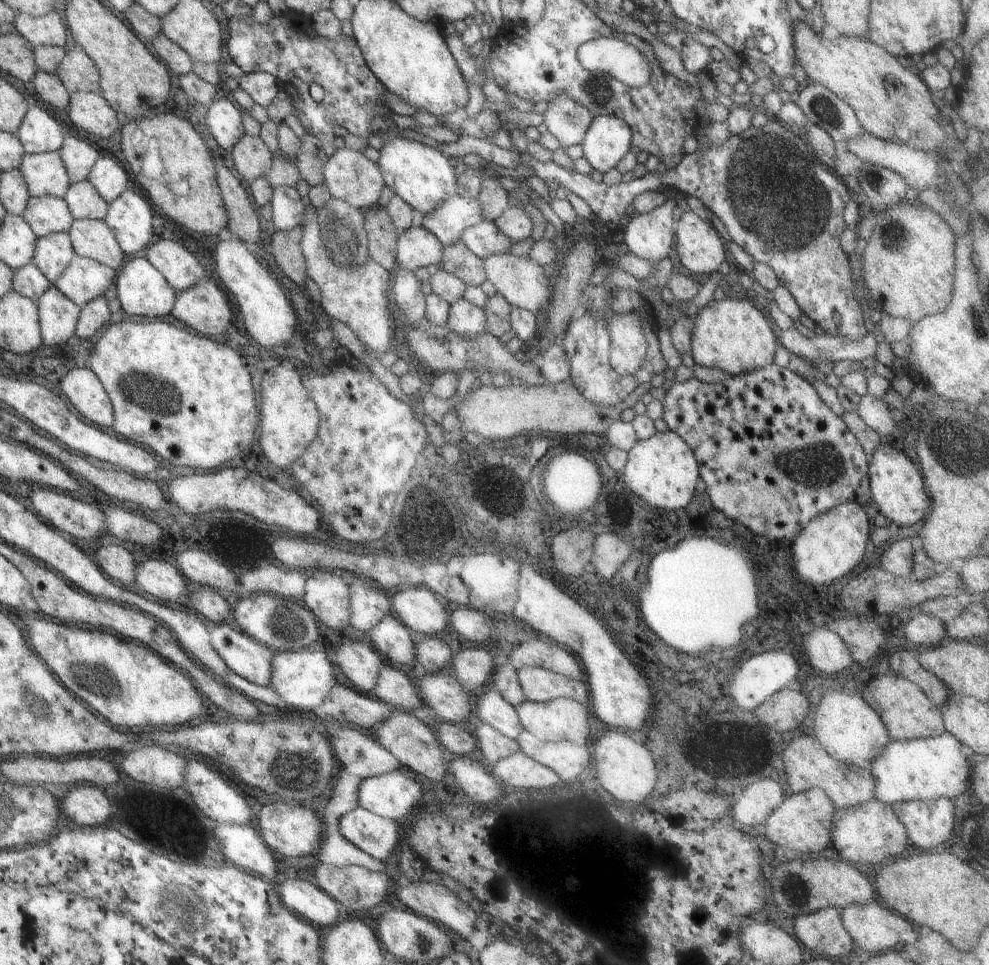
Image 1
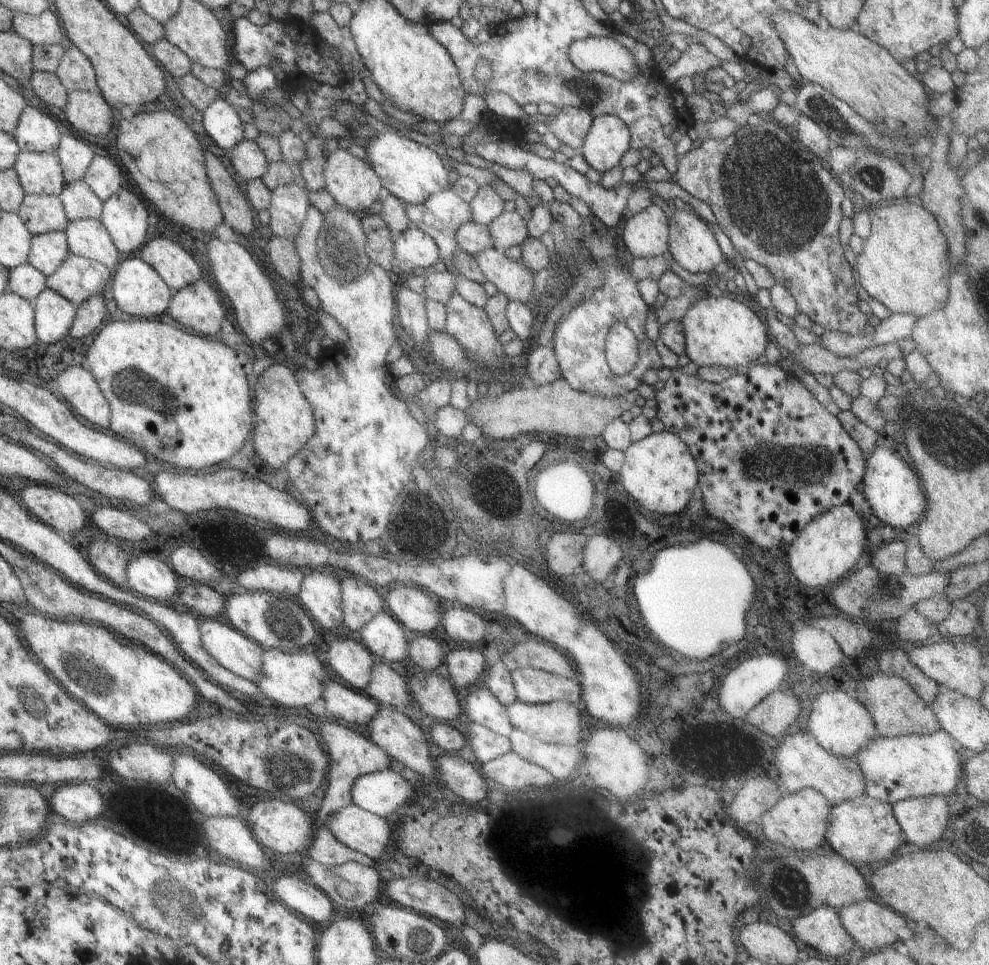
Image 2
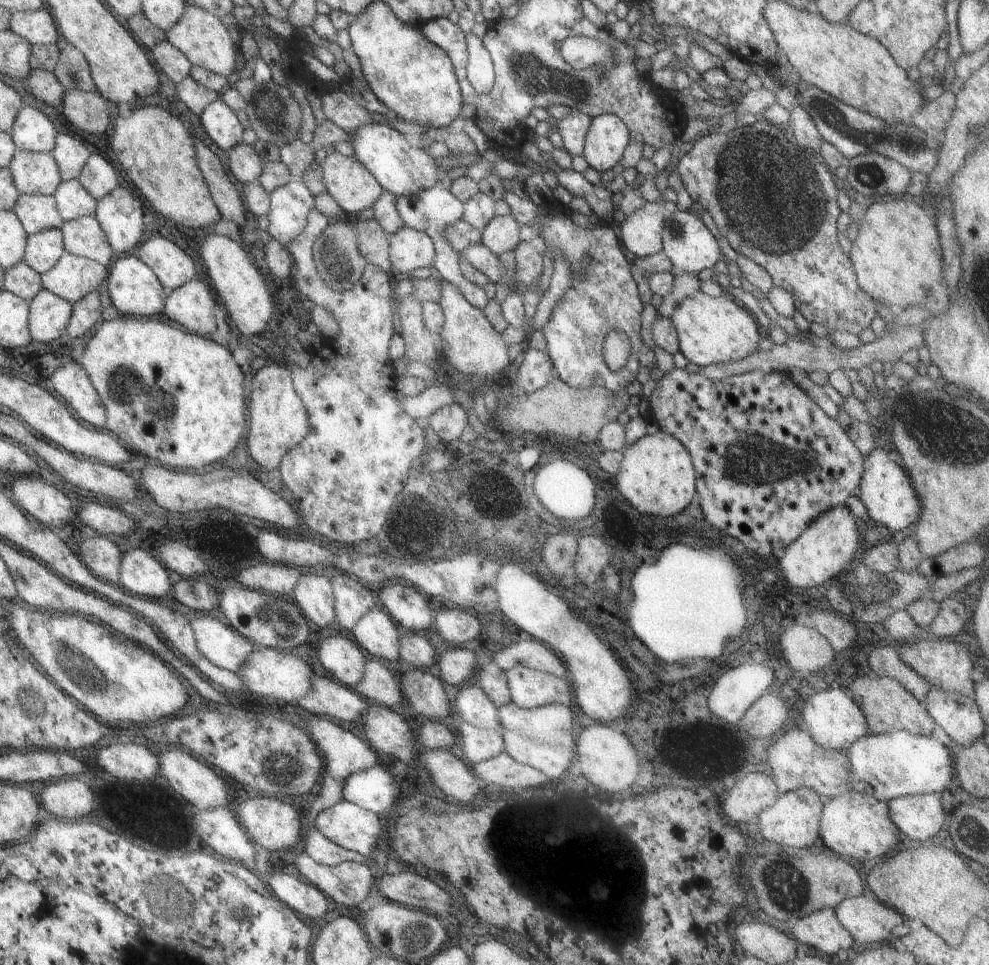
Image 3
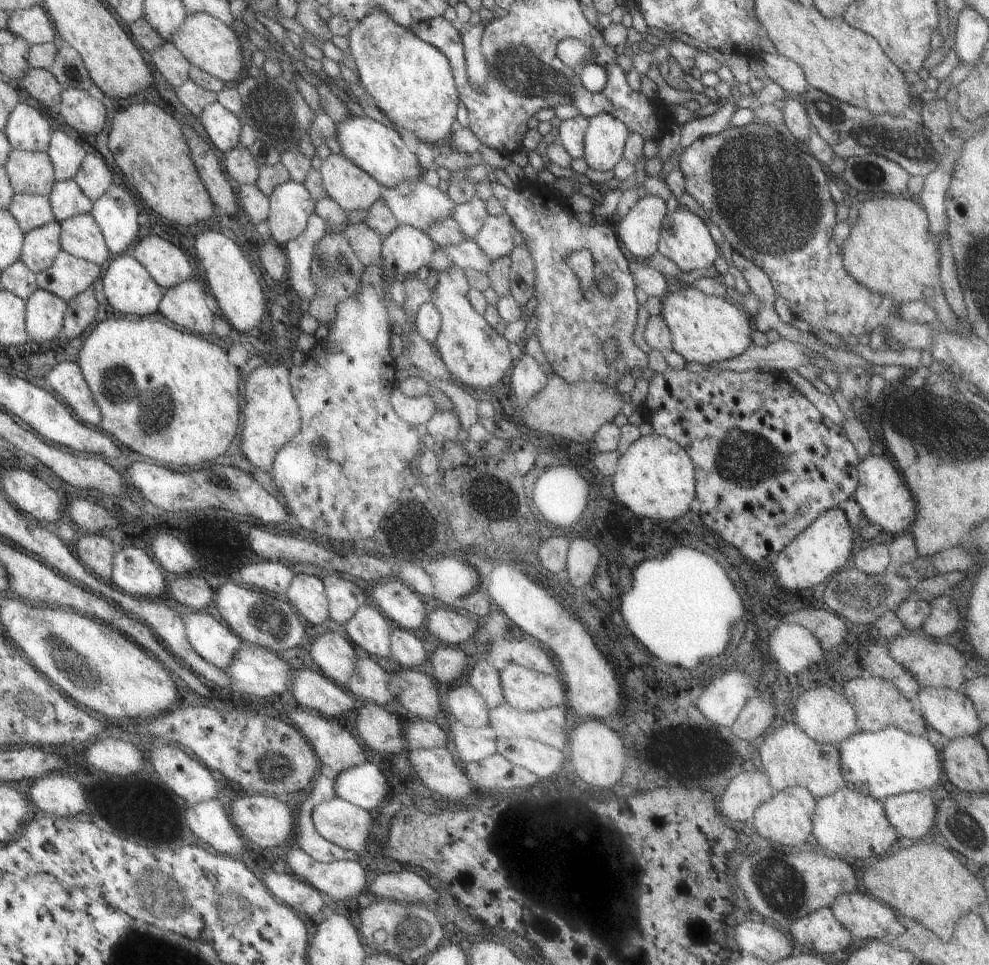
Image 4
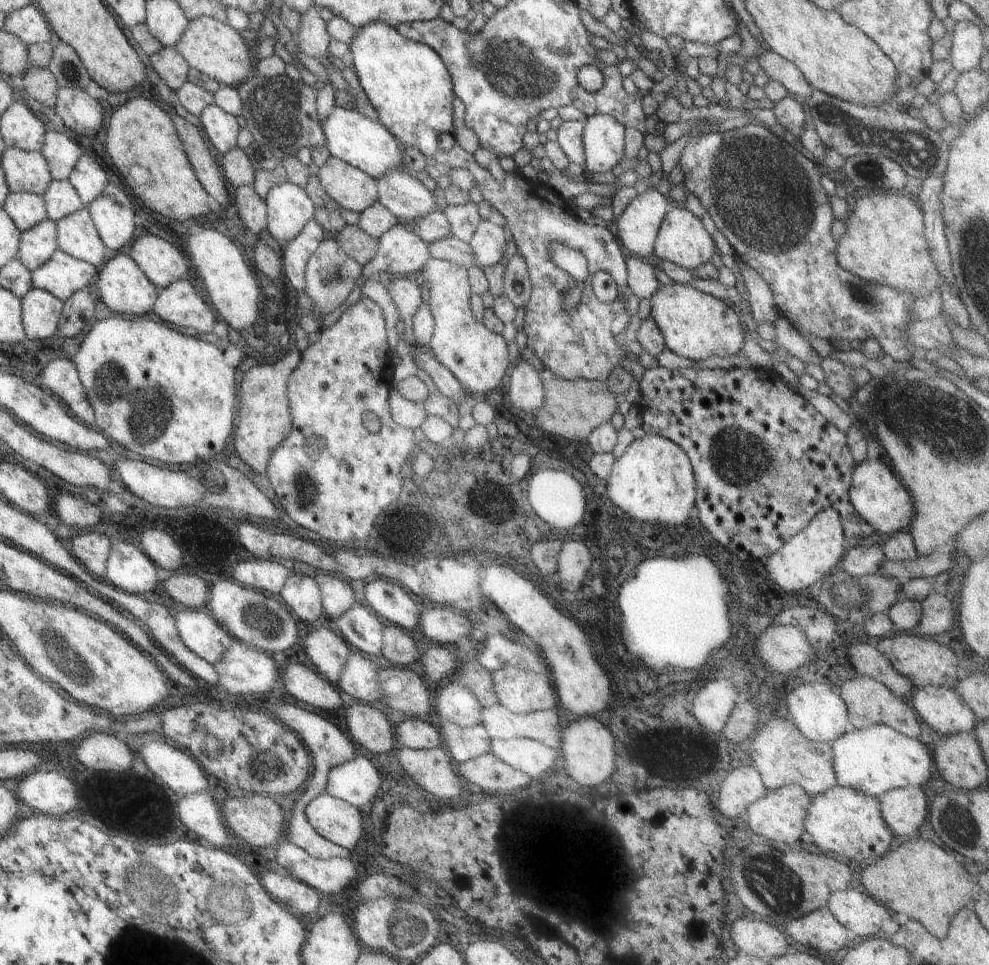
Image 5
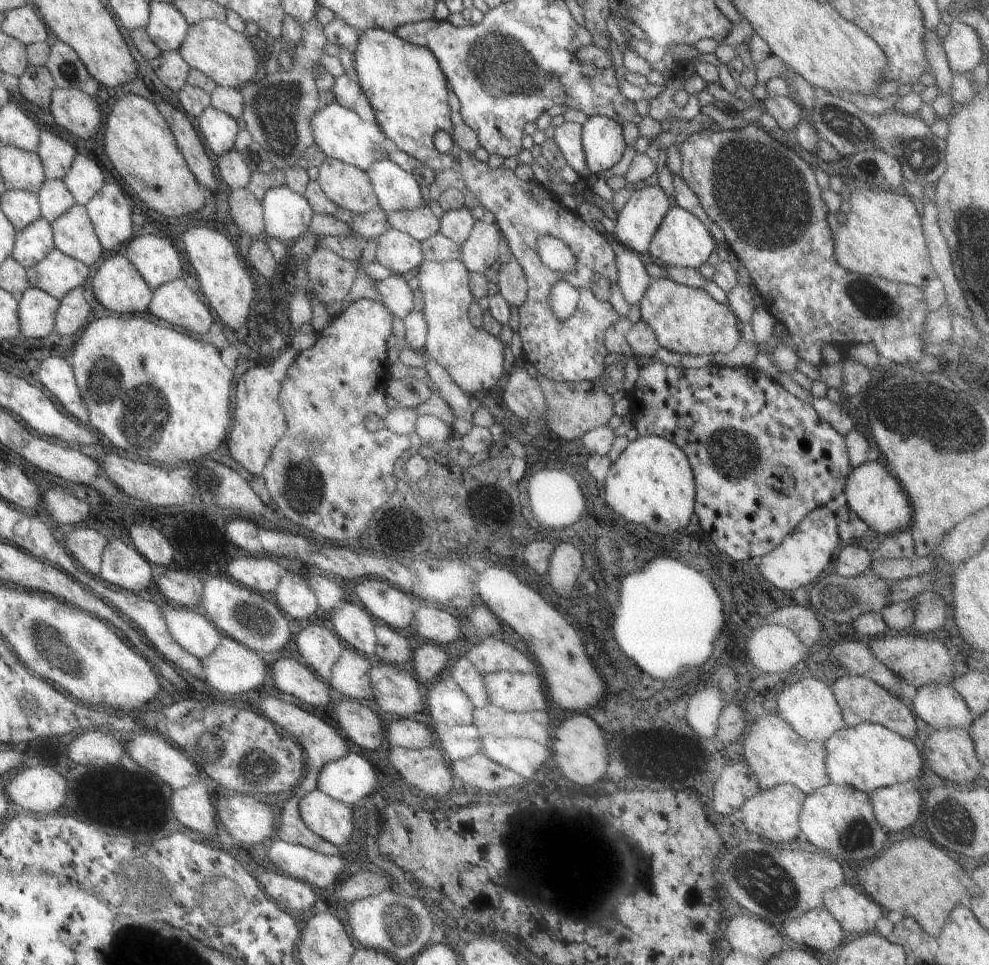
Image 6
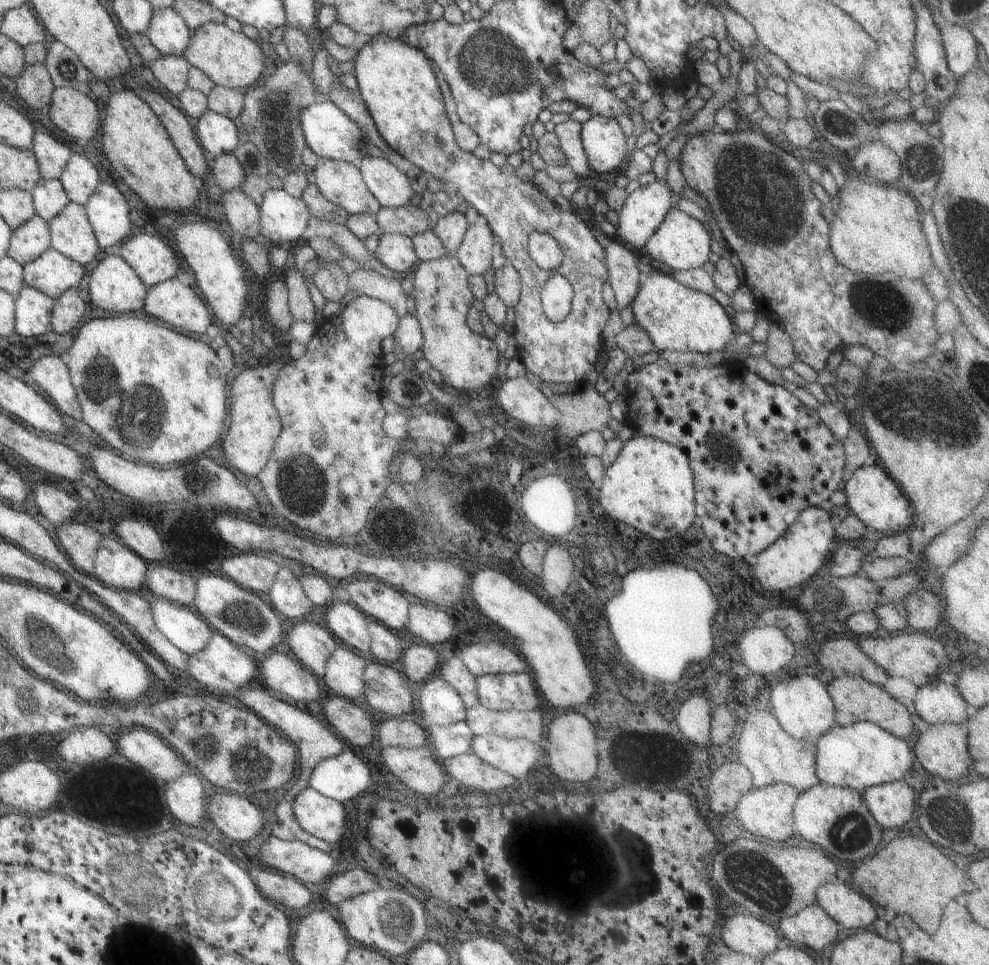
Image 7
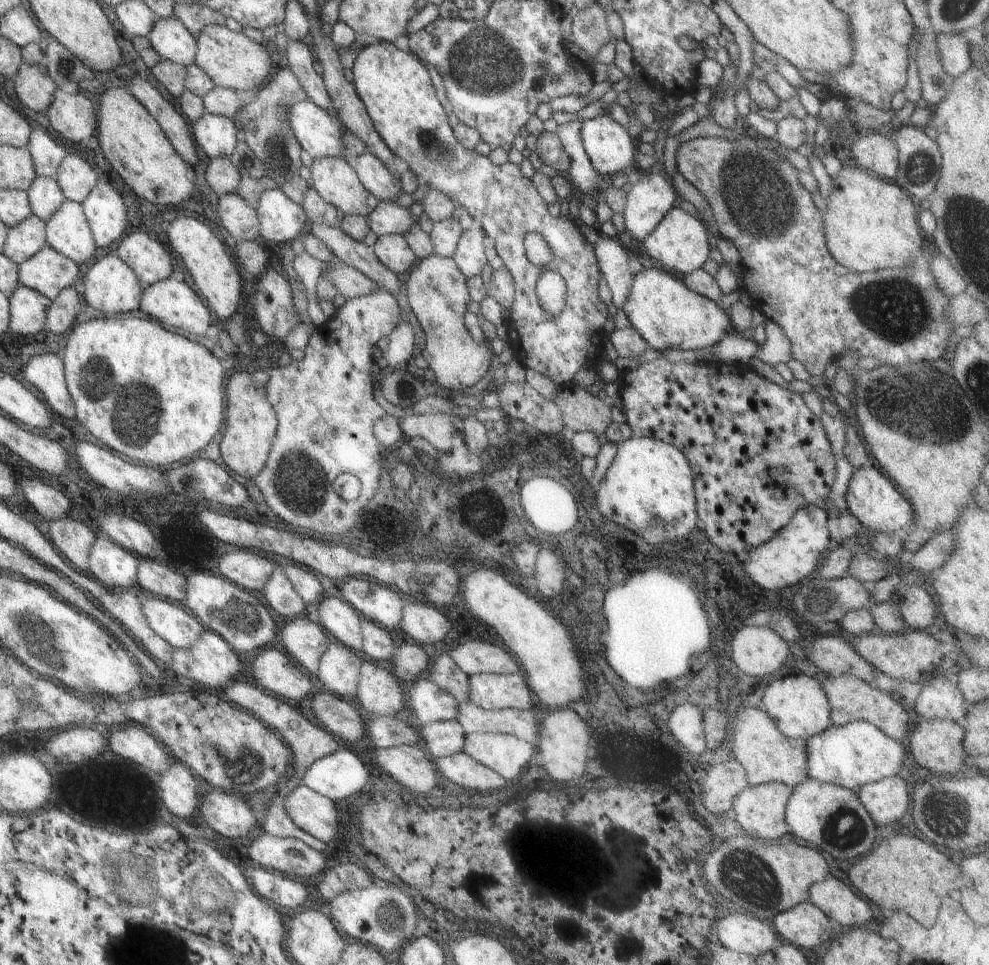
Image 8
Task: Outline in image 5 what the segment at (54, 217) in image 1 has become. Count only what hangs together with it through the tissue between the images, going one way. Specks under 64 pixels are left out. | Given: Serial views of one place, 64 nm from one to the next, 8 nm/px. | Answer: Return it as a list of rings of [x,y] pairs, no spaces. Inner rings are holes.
[[[29,191],[10,192],[4,198],[1,209],[20,232],[41,223],[46,218],[43,197]]]

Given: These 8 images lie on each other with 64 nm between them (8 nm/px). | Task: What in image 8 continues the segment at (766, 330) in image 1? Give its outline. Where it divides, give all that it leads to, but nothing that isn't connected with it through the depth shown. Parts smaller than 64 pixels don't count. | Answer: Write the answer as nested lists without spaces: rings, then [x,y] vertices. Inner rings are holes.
[[[645,268],[633,275],[626,299],[620,306],[631,328],[655,350],[697,350],[717,344],[731,328],[724,310],[713,300],[689,290],[680,279],[657,268]]]

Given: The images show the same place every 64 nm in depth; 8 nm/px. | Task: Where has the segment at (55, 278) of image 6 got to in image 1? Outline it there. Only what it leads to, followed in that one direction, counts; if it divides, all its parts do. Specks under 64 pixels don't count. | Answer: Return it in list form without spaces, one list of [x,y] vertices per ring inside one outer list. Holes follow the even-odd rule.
[[[75,255],[53,285],[73,304],[82,307],[99,295],[109,295],[117,272],[96,260]]]

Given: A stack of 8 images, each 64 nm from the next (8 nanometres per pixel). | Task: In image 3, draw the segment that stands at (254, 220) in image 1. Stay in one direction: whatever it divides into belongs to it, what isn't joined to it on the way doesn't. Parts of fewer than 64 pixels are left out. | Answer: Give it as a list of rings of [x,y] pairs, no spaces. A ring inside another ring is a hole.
[[[192,140],[192,143],[194,144],[199,170],[211,198],[220,212],[220,218],[231,220],[237,226],[243,226],[247,212],[241,196],[229,180],[227,172],[219,163],[217,156],[207,146],[204,146],[198,140]]]

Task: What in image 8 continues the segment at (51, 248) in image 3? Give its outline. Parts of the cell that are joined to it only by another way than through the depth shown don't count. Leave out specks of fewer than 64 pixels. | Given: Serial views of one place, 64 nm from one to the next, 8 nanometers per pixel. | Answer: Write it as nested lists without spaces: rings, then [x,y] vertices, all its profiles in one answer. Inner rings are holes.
[[[33,213],[8,229],[2,254],[16,265],[33,256],[46,245],[44,221]]]

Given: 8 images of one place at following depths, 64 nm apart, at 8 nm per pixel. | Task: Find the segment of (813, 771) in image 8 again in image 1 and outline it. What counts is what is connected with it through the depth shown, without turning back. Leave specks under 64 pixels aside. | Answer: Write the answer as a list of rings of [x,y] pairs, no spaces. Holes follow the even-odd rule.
[[[947,731],[938,737],[909,739],[906,741],[891,740],[883,746],[867,770],[875,781],[875,800],[891,806],[892,804],[911,799],[951,799],[961,796],[965,786],[969,785],[972,759],[961,750],[961,743]]]

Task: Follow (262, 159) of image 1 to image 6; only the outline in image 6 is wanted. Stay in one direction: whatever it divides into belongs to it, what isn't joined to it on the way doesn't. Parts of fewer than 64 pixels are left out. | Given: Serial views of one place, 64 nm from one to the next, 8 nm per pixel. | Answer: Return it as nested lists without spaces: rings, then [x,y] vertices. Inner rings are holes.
[[[234,148],[219,155],[214,171],[218,180],[230,189],[245,187],[252,173],[247,169],[240,152]]]

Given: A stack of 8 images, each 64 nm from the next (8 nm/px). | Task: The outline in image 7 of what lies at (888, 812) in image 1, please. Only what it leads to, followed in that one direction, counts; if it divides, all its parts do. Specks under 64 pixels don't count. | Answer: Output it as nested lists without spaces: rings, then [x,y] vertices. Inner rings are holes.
[[[817,784],[815,788],[798,794],[792,812],[795,830],[803,840],[819,846],[825,854],[829,852],[831,856],[845,862],[862,861],[871,856],[881,840],[882,829],[867,810],[860,792],[855,792],[852,788],[833,788],[833,785]]]

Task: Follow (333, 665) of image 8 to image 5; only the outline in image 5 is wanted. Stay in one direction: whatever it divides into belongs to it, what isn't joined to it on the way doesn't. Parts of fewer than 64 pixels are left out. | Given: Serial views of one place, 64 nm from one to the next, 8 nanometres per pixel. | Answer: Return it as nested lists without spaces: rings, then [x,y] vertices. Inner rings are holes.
[[[351,651],[347,655],[339,678],[333,684],[337,690],[349,694],[351,698],[363,702],[381,702],[382,692],[376,679],[378,667],[376,662],[372,662],[366,656],[359,656]]]

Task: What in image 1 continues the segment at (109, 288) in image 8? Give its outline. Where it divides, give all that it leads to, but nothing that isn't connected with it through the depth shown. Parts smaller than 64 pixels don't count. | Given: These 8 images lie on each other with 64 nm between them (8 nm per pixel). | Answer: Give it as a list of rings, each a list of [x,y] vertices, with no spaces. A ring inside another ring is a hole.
[[[139,257],[122,264],[114,278],[109,295],[119,300],[120,307],[127,315],[155,318],[155,316],[170,314],[176,293],[161,274],[147,262],[147,259]]]

